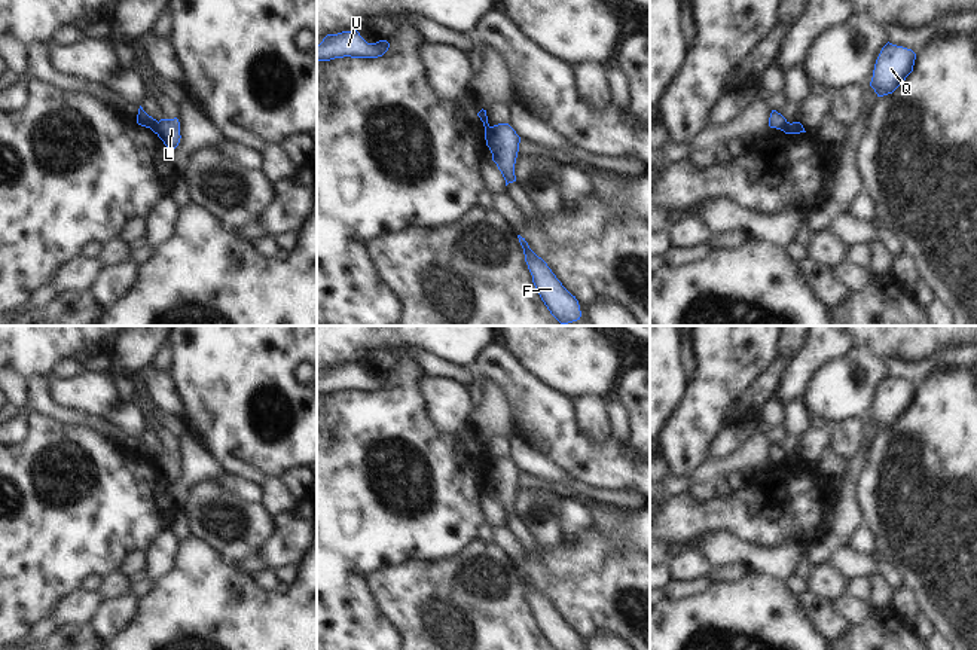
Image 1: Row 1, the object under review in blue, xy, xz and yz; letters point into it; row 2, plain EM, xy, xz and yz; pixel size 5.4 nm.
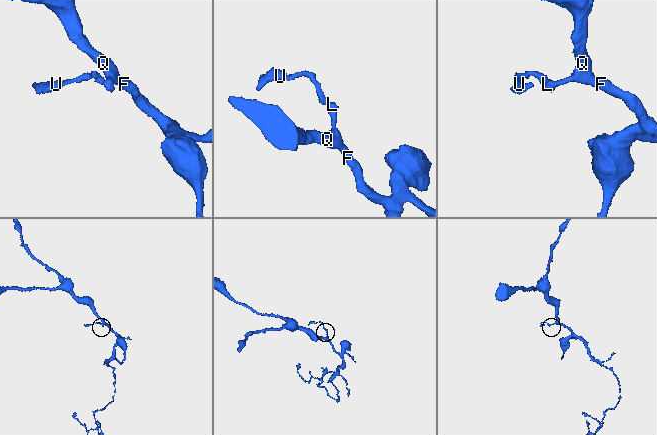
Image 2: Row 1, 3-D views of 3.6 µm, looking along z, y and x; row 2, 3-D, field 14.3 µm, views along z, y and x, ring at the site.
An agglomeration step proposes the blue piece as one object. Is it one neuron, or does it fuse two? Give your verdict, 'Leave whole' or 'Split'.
Split.

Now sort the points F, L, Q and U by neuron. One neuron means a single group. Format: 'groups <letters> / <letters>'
groups F L Q / U

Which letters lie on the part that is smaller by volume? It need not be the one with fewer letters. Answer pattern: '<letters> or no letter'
U.

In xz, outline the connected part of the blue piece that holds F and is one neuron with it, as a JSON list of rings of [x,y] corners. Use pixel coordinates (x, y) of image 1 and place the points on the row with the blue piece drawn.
[[[517,235],[517,238],[523,248],[525,262],[532,275],[532,283],[550,314],[561,324],[568,324],[580,320],[581,311],[575,296],[573,296],[562,286],[547,263],[529,248],[525,238],[520,235]]]

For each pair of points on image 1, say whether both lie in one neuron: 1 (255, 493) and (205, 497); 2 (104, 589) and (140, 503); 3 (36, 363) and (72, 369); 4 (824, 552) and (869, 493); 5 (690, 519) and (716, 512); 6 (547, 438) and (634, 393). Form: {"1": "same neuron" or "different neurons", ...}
{"1": "different neurons", "2": "different neurons", "3": "different neurons", "4": "different neurons", "5": "same neuron", "6": "different neurons"}

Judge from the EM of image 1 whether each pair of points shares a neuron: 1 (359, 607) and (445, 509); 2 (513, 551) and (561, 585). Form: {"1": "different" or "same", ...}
{"1": "same", "2": "same"}

